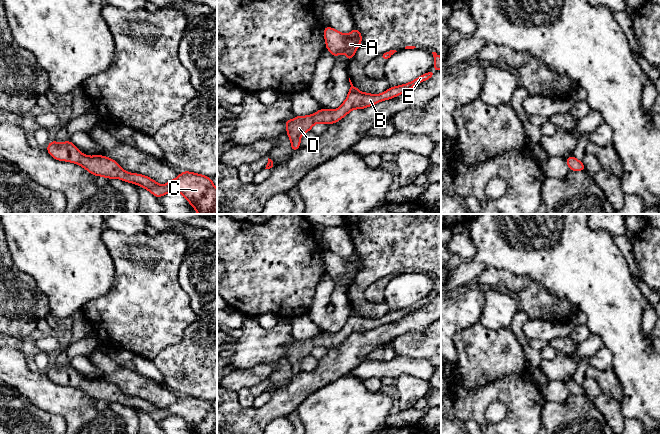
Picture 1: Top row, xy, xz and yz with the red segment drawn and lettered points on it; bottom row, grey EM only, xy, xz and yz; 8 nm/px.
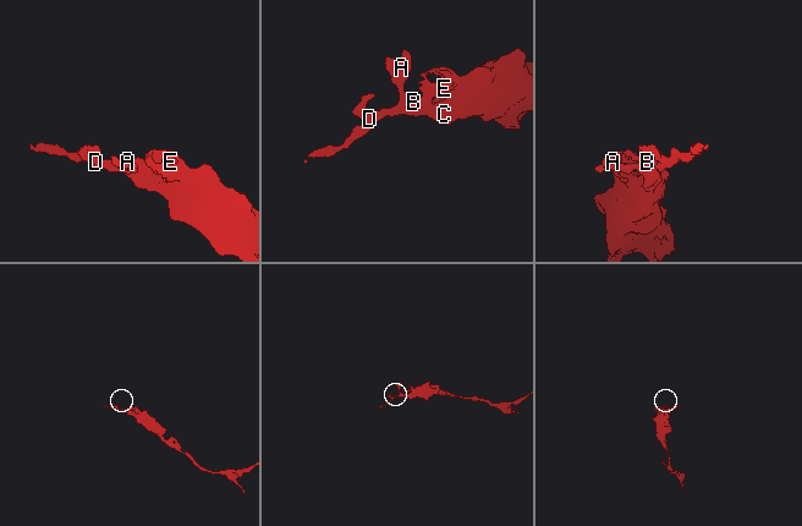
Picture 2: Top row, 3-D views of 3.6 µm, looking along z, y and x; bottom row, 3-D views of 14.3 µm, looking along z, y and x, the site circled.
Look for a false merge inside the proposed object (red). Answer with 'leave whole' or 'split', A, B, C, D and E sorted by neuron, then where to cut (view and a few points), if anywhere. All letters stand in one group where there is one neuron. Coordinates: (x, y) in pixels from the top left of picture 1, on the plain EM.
leave whole | A B C D E | no cut

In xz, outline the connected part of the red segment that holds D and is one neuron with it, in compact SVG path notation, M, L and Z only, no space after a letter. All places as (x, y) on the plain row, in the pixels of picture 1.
M432 276L434 281L434 292L436 293L435 296L428 295L427 297L419 300L418 302L414 303L413 305L391 311L387 313L382 318L369 318L363 317L359 315L351 306L350 306L350 313L346 324L341 328L341 330L336 334L327 334L327 333L320 333L313 339L308 340L297 340L292 344L286 344L285 350L287 352L287 359L291 364L291 372L292 375L295 376L299 371L300 362L301 360L311 355L311 351L317 347L325 347L325 348L332 348L338 346L344 340L346 340L351 334L354 333L363 333L383 324L388 324L394 322L410 313L412 313L417 308L430 303L435 299L435 297L441 293L441 281L436 277Z

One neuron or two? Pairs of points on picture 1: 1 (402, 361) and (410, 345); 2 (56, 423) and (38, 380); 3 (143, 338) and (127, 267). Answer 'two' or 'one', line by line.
1: two
2: two
3: one

